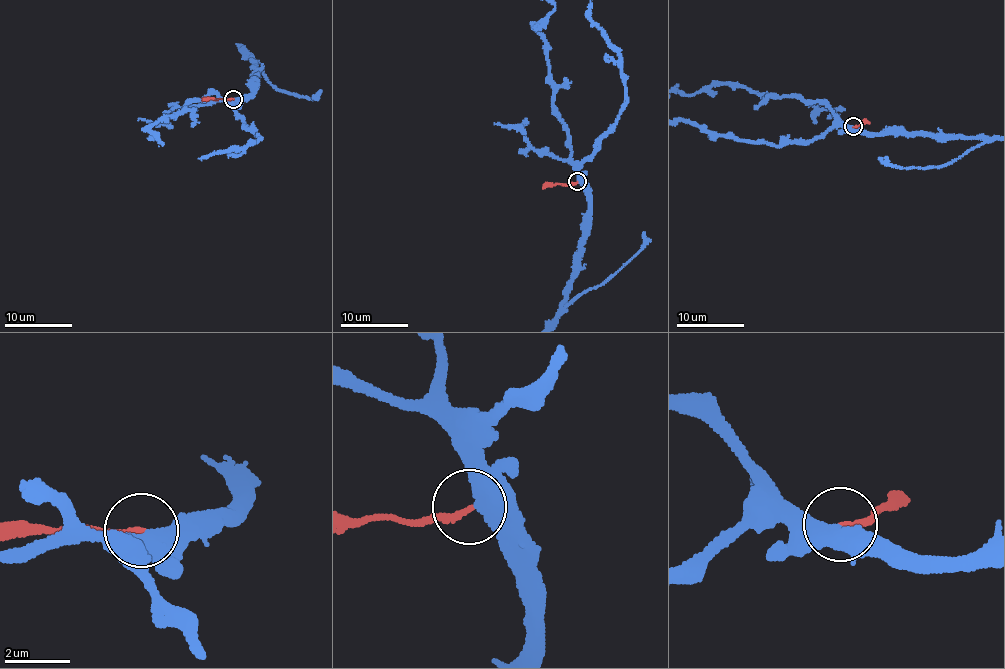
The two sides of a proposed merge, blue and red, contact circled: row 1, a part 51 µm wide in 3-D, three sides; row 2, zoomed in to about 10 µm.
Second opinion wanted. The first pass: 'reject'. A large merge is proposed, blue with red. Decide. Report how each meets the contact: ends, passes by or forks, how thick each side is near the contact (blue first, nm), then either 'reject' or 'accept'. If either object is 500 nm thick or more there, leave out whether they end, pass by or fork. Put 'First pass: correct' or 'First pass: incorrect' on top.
First pass: incorrect
600 nm thick on the blue side, 170 nm on the other; accept

